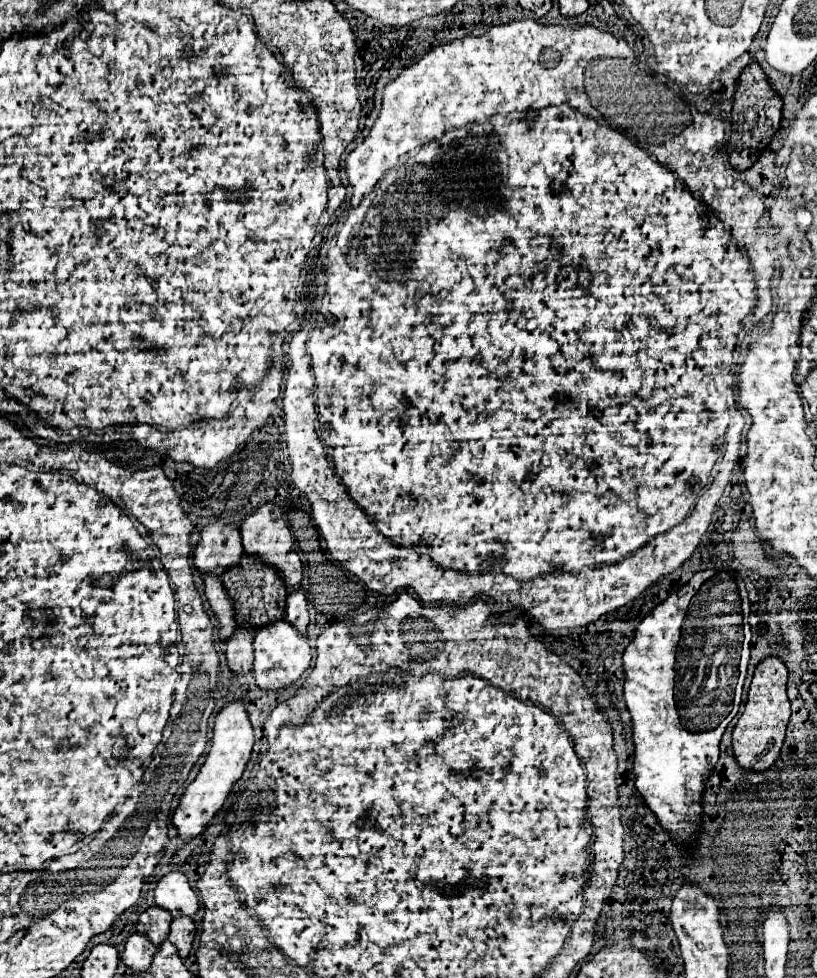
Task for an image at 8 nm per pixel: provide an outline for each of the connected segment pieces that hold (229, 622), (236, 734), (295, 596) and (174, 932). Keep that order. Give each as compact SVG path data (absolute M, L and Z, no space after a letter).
M215 575L205 577L205 595L213 613L219 619L219 639L225 643L225 639L229 639L229 635L233 635L237 627L233 601L229 599L225 587L221 587L221 579L217 579Z
M233 701L215 717L211 751L209 751L201 771L197 773L195 781L187 787L179 807L173 813L173 827L177 829L177 835L183 841L195 839L197 835L201 835L205 831L205 827L209 827L211 819L223 807L227 795L231 793L235 781L239 781L239 777L243 775L243 769L245 769L249 755L251 755L251 749L253 749L253 727L249 723L243 703Z
M299 589L295 593L287 595L287 619L301 631L301 635L307 635L307 625L309 625L309 611L307 611L307 599L305 593Z
M177 917L177 919L173 919L169 941L177 947L177 953L181 955L183 961L189 957L193 939L195 939L195 923L193 923L193 919L191 917Z

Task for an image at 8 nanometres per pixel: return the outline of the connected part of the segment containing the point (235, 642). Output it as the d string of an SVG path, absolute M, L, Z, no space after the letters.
M241 627L235 635L225 643L227 665L235 675L249 673L253 669L253 631Z

